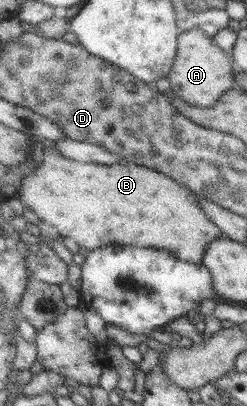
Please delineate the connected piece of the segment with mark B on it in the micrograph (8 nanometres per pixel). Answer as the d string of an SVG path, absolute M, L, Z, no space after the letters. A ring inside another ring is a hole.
M44 147L41 164L26 175L21 187L16 189L16 194L19 195L20 203L33 210L40 221L58 229L56 232L61 237L70 237L80 249L87 251L104 247L108 243L148 245L156 249L166 249L180 261L201 263L206 245L222 234L220 228L202 212L195 192L164 176L158 170L136 165L132 161L94 165L66 159L56 149Z

